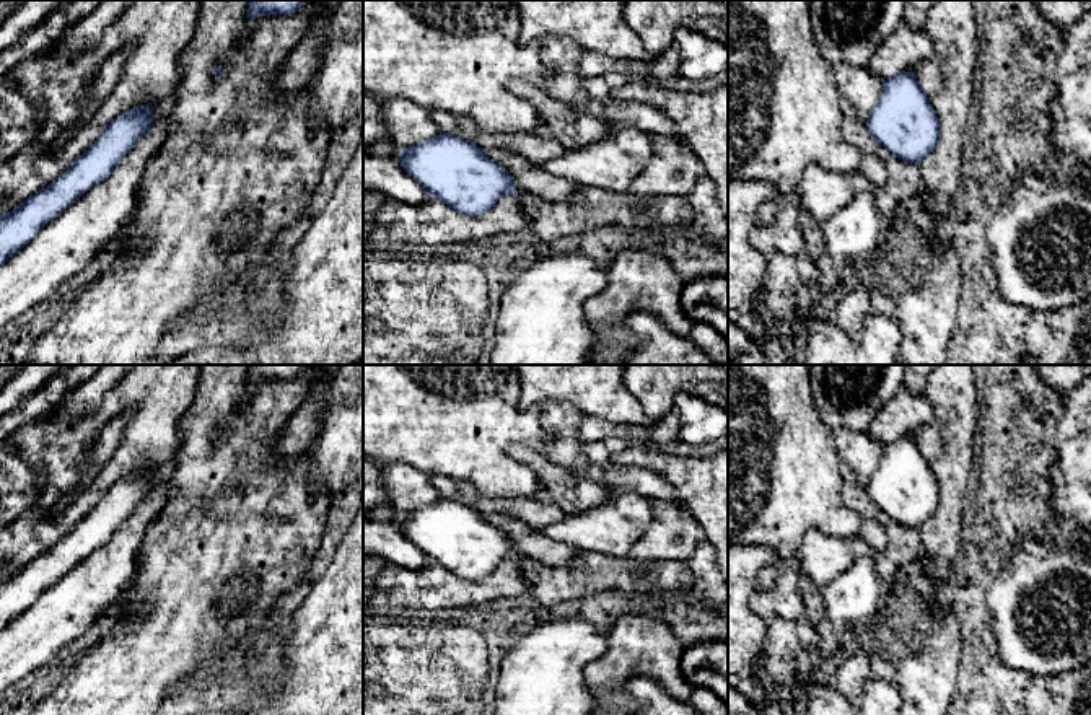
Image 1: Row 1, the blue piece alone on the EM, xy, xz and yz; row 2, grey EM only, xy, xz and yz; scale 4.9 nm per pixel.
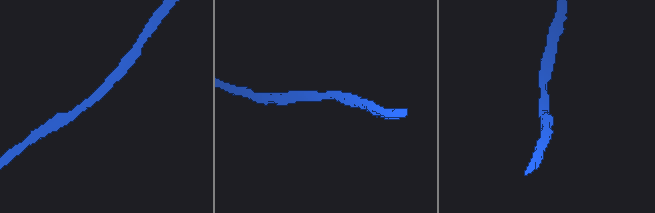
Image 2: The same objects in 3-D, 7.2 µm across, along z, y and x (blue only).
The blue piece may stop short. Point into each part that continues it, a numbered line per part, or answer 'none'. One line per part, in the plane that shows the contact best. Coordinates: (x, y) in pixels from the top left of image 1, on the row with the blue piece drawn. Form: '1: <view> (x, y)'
none

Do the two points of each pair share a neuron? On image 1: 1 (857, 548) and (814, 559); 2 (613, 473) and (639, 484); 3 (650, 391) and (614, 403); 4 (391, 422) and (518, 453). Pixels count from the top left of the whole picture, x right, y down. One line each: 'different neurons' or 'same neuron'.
1: same neuron
2: same neuron
3: different neurons
4: different neurons

